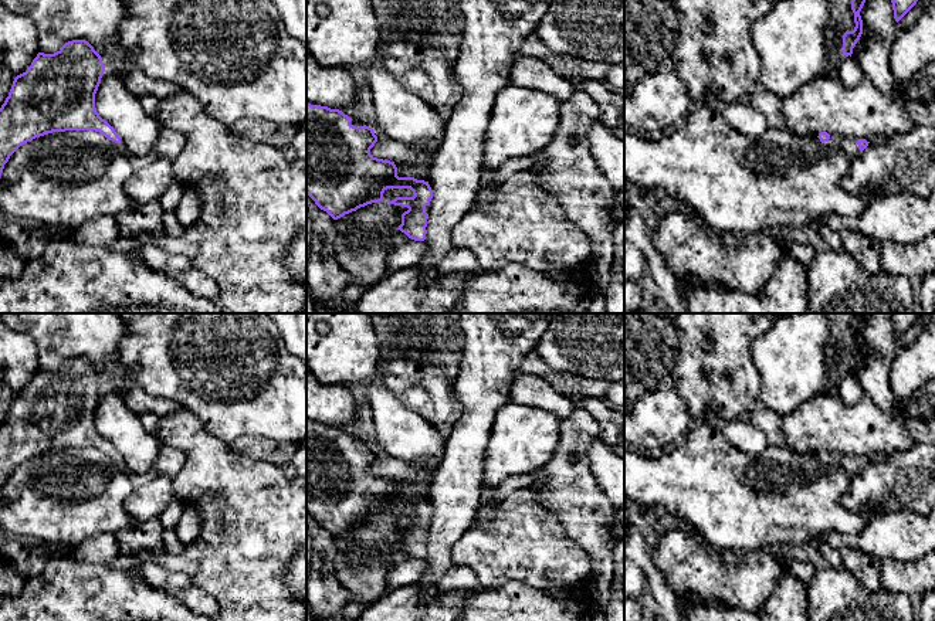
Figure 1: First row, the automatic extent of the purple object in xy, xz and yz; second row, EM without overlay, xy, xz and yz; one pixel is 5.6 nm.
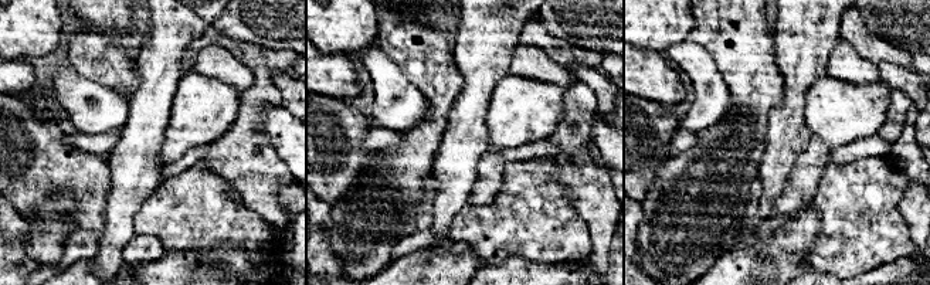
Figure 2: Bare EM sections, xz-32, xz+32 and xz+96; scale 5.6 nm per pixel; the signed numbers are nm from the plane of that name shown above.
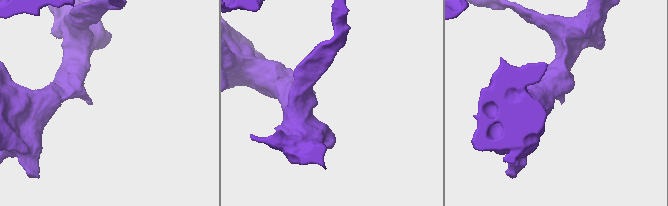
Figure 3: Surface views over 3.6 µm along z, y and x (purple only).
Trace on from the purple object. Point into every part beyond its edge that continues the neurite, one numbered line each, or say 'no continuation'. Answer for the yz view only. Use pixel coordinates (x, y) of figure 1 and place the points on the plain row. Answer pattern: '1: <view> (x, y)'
1: yz (836, 460)

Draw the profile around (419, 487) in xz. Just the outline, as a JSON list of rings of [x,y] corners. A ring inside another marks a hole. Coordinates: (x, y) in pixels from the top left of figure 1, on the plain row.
[[[444,449],[437,451],[431,455],[427,455],[413,462],[411,465],[423,468],[424,474],[417,478],[407,478],[402,481],[394,479],[397,485],[397,493],[399,495],[414,495],[417,498],[428,499],[428,489],[436,475],[436,471],[441,462],[443,452]]]

